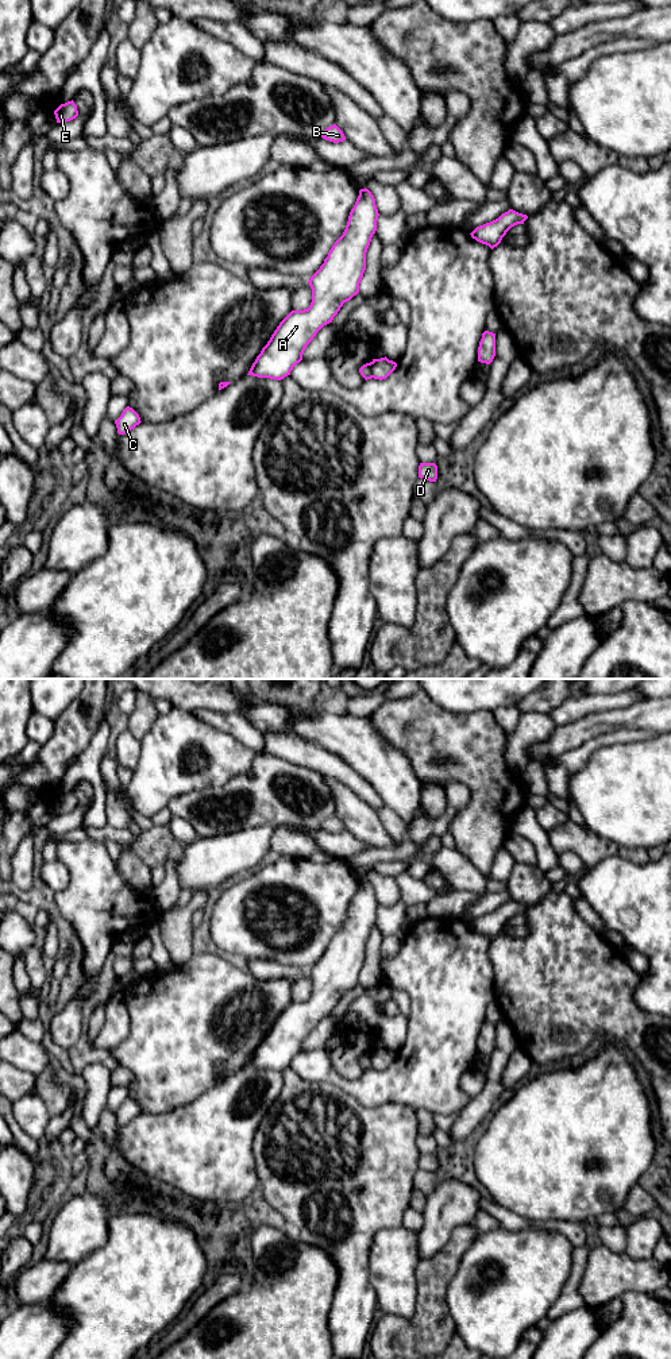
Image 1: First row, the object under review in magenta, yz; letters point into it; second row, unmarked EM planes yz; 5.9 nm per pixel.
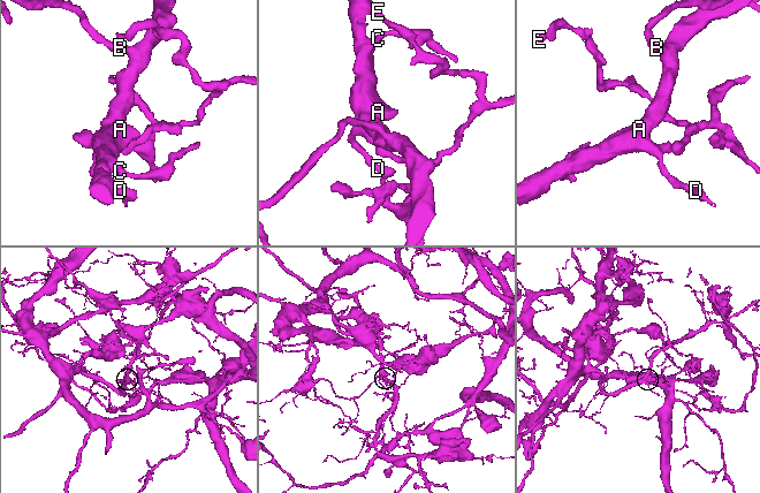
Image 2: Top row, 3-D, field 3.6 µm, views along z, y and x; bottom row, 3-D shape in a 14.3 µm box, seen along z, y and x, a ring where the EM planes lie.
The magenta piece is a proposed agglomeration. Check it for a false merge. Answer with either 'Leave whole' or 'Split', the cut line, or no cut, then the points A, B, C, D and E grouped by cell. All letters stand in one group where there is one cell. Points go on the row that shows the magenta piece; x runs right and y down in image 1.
Split. Split along yz (370, 362), (373, 377). Groups: A B C D / E

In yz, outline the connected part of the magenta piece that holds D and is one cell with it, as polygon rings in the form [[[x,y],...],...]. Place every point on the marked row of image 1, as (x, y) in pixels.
[[[420,463],[419,478],[436,482],[437,479],[437,466],[435,463]]]

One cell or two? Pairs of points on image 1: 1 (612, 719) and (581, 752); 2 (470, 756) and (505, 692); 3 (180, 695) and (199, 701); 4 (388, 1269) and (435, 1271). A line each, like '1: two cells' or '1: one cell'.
1: two cells
2: two cells
3: one cell
4: two cells

